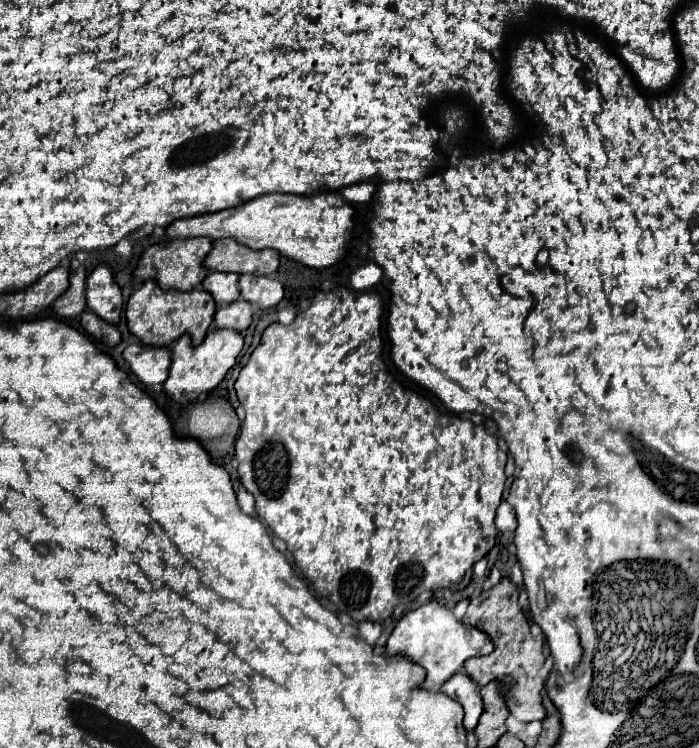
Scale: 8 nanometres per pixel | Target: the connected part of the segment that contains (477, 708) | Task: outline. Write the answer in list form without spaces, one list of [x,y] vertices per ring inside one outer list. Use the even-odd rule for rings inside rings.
[[[458,672],[454,678],[444,682],[440,690],[464,708],[464,728],[468,732],[474,730],[478,724],[478,718],[482,714],[480,686],[476,686],[476,682],[472,682],[472,678],[466,678],[464,672]]]

